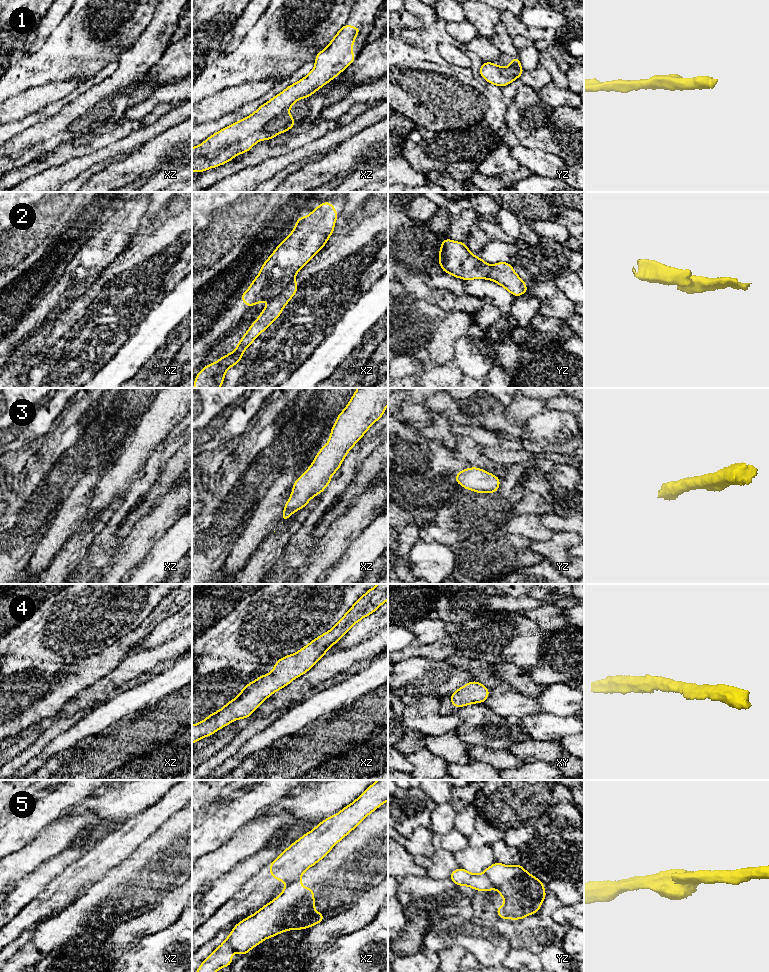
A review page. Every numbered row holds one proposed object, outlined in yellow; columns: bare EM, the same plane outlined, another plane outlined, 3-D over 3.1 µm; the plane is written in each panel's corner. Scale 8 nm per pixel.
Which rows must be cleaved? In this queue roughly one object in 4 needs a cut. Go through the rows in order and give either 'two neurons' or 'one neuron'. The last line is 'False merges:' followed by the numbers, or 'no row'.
1: one neuron
2: two neurons
3: one neuron
4: one neuron
5: two neurons
False merges: 2, 5

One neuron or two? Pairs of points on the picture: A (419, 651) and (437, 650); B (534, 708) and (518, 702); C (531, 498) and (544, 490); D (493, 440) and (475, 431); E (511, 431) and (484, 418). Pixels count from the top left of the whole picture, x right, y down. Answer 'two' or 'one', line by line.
A: one
B: one
C: two
D: one
E: one

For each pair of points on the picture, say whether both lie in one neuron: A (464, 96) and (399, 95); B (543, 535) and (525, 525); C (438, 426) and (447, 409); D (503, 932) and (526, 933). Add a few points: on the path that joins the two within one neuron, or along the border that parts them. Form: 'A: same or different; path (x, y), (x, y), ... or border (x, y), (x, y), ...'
A: same; path (448, 96), (415, 95)
B: same; path (539, 533), (529, 526)
C: different; border (435, 413), (440, 413), (449, 420)
D: different; border (511, 923), (512, 930), (509, 950)

